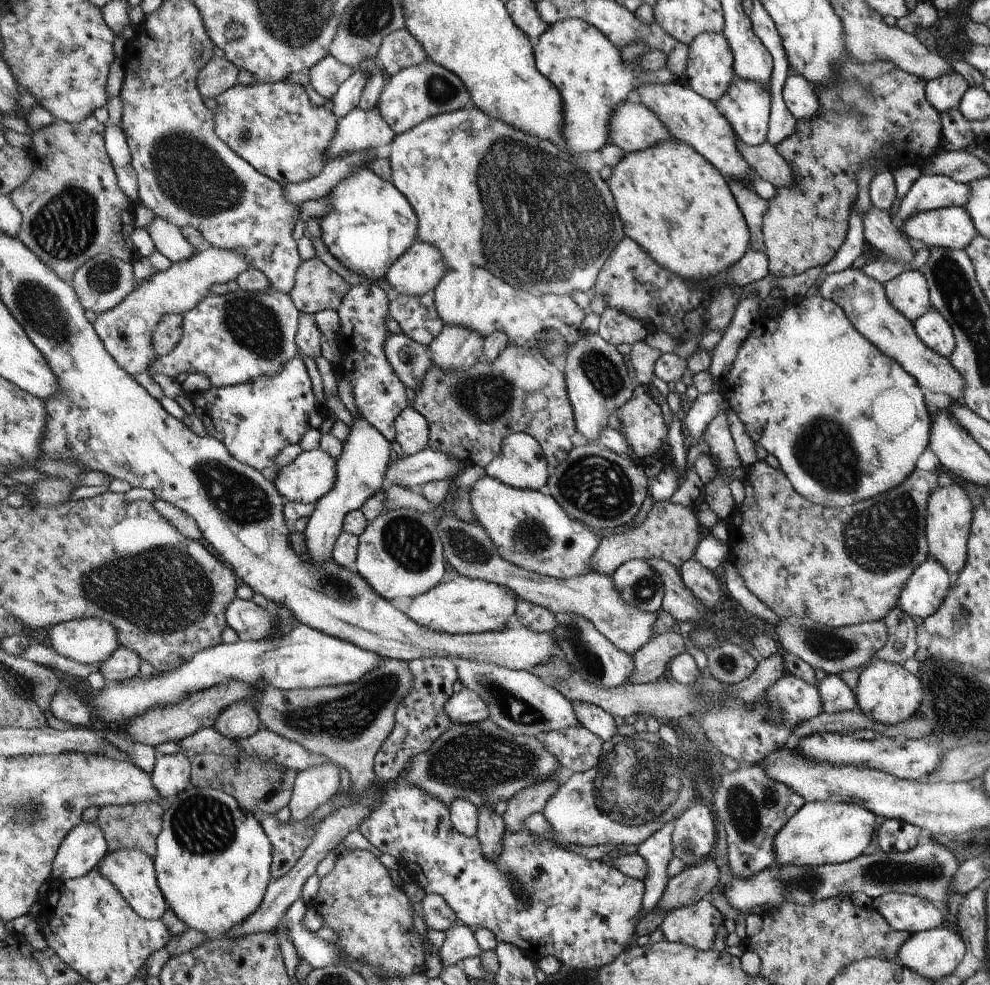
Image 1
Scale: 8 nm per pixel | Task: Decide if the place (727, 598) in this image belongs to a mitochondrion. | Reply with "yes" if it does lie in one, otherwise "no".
no

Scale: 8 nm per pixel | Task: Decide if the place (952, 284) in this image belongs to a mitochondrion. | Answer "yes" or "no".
yes

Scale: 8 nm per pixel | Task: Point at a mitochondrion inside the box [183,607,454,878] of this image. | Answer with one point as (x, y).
(344, 719)

